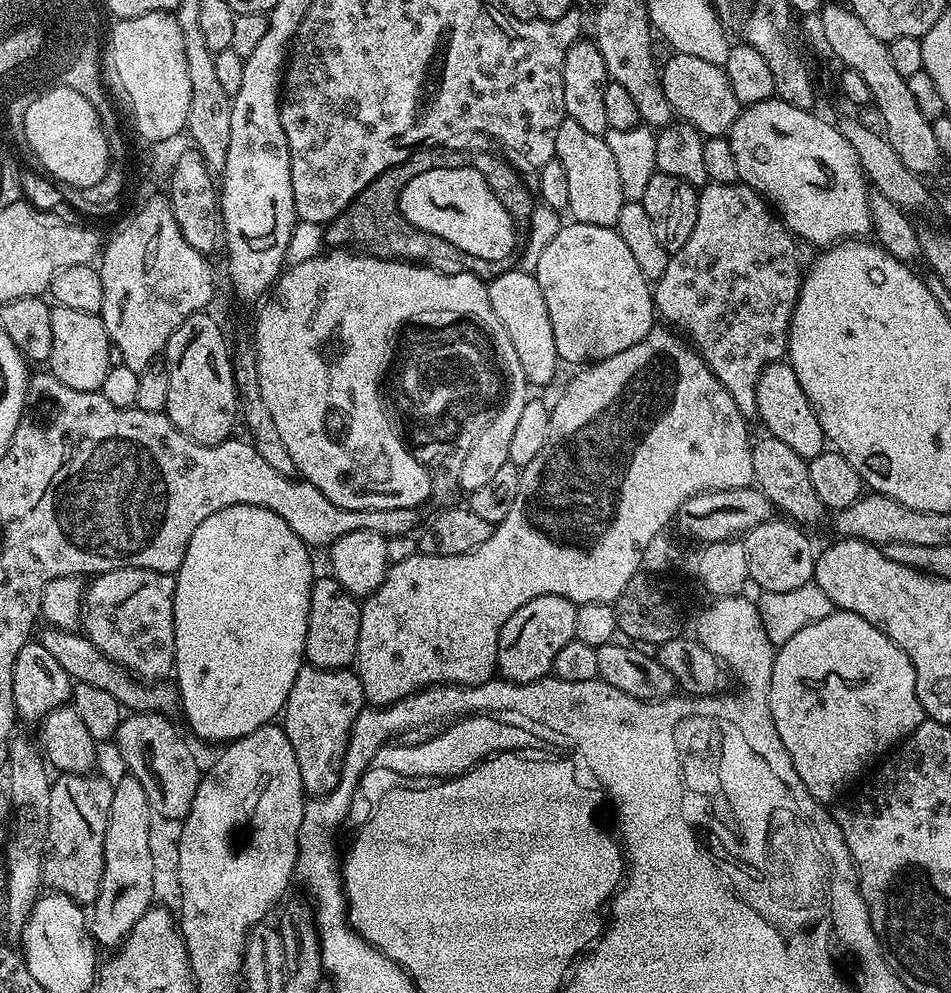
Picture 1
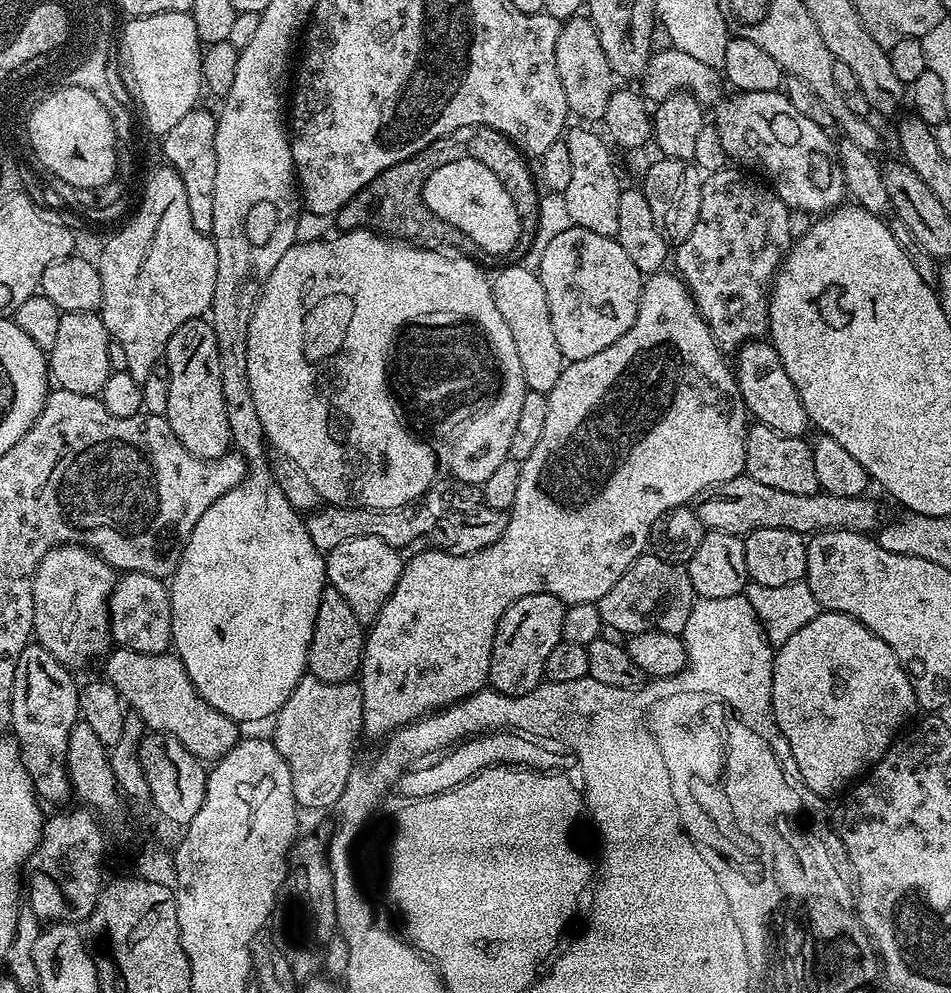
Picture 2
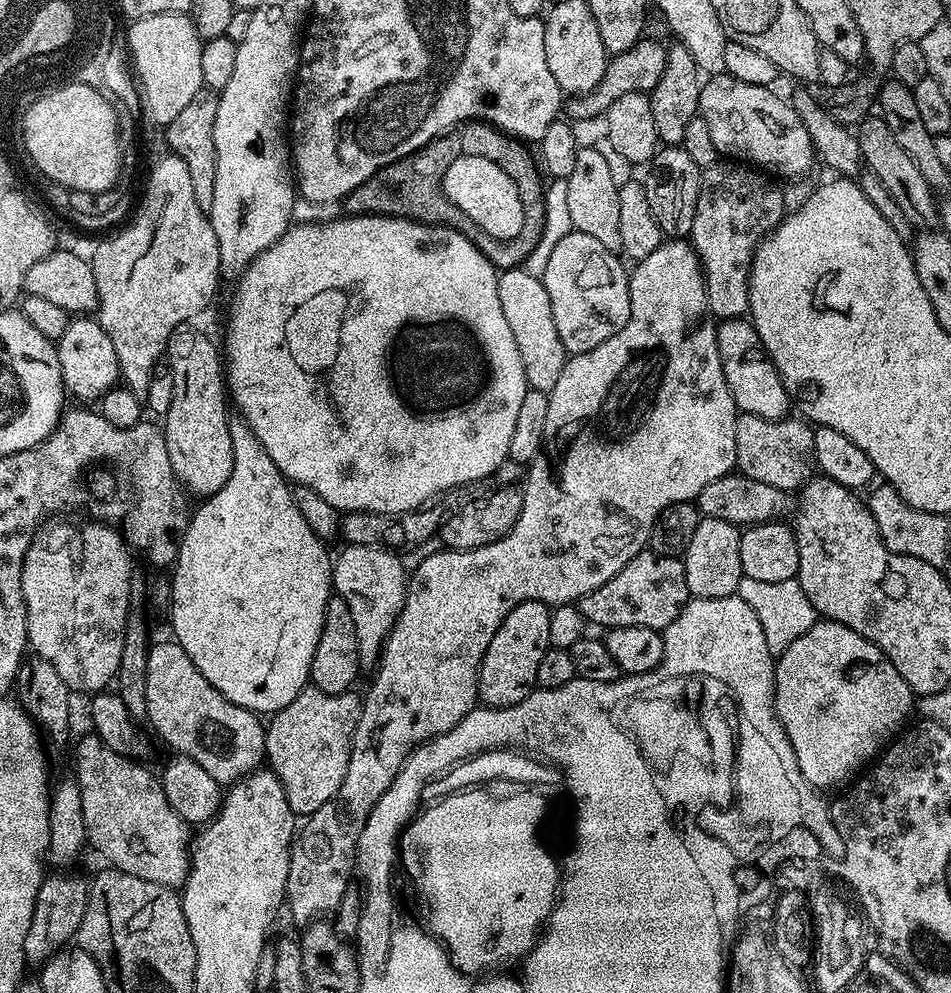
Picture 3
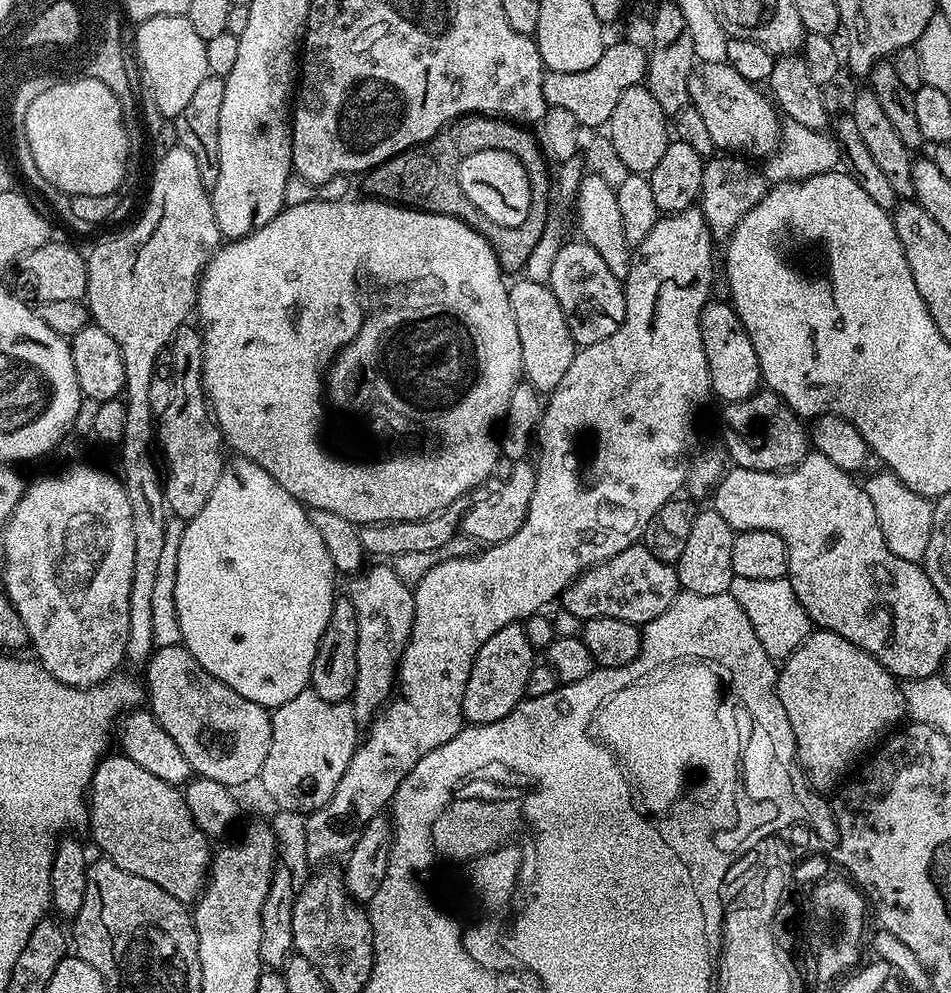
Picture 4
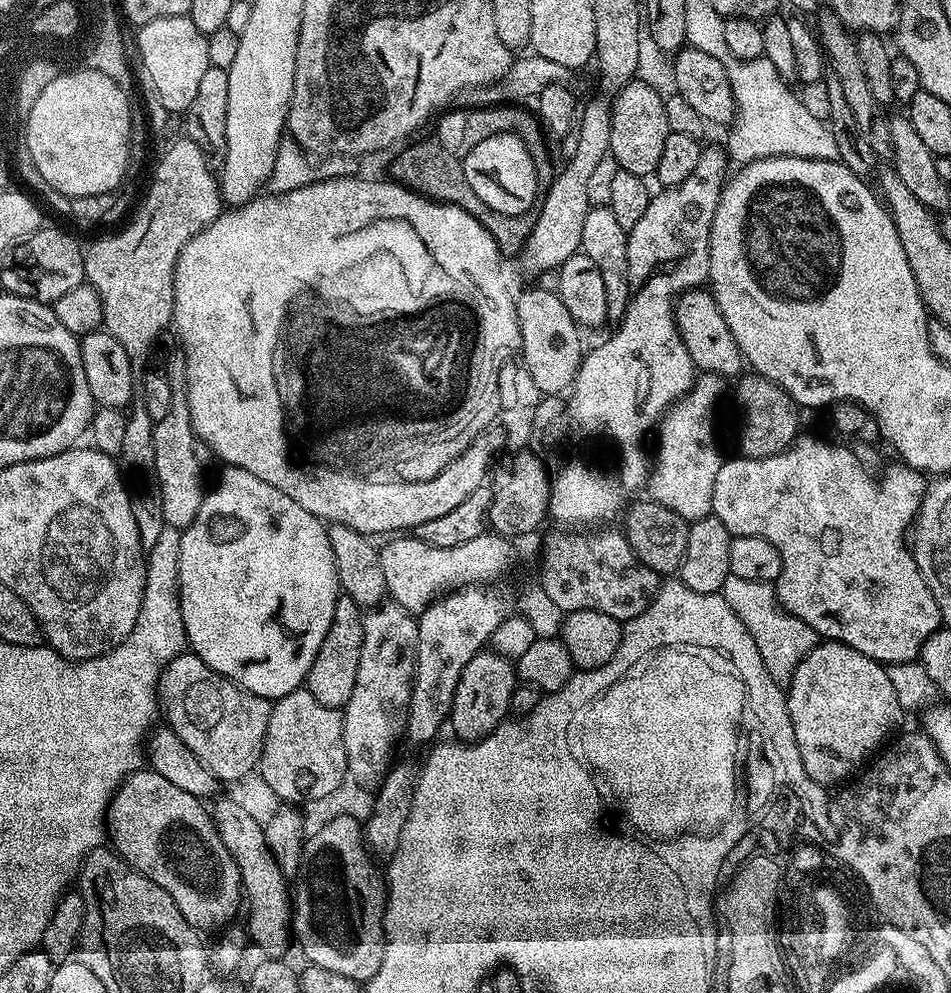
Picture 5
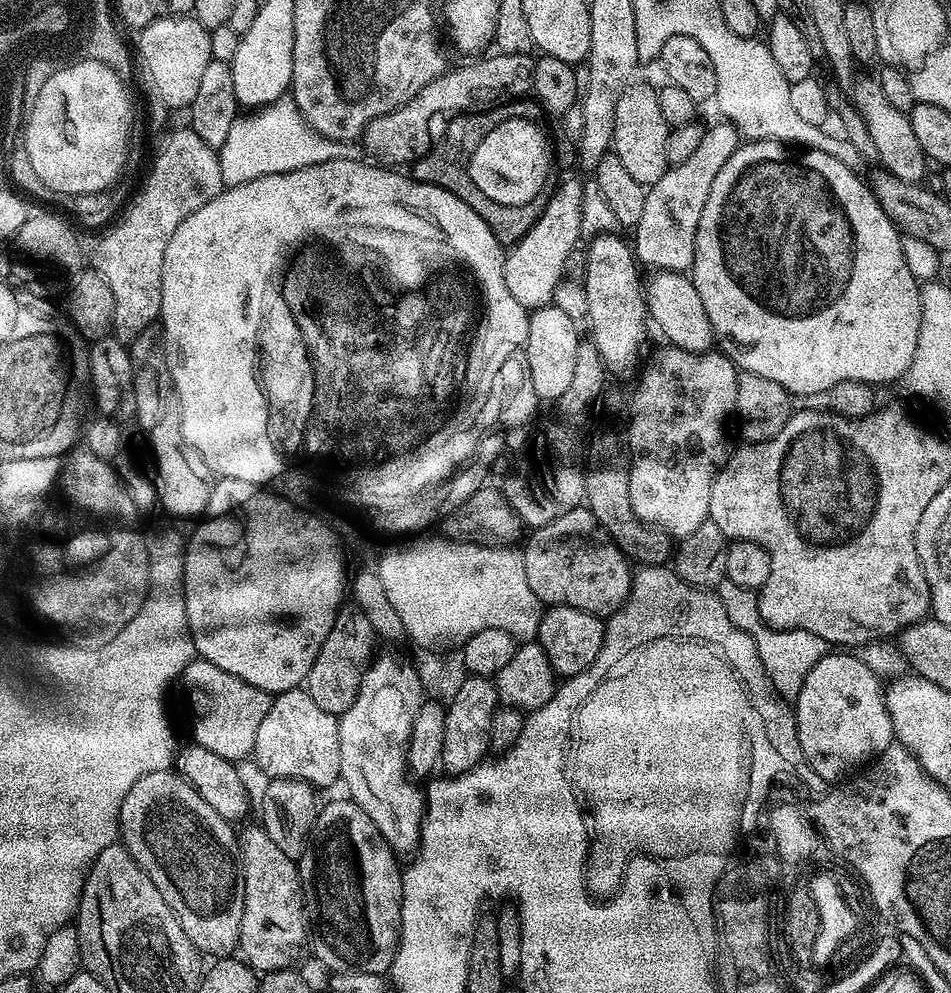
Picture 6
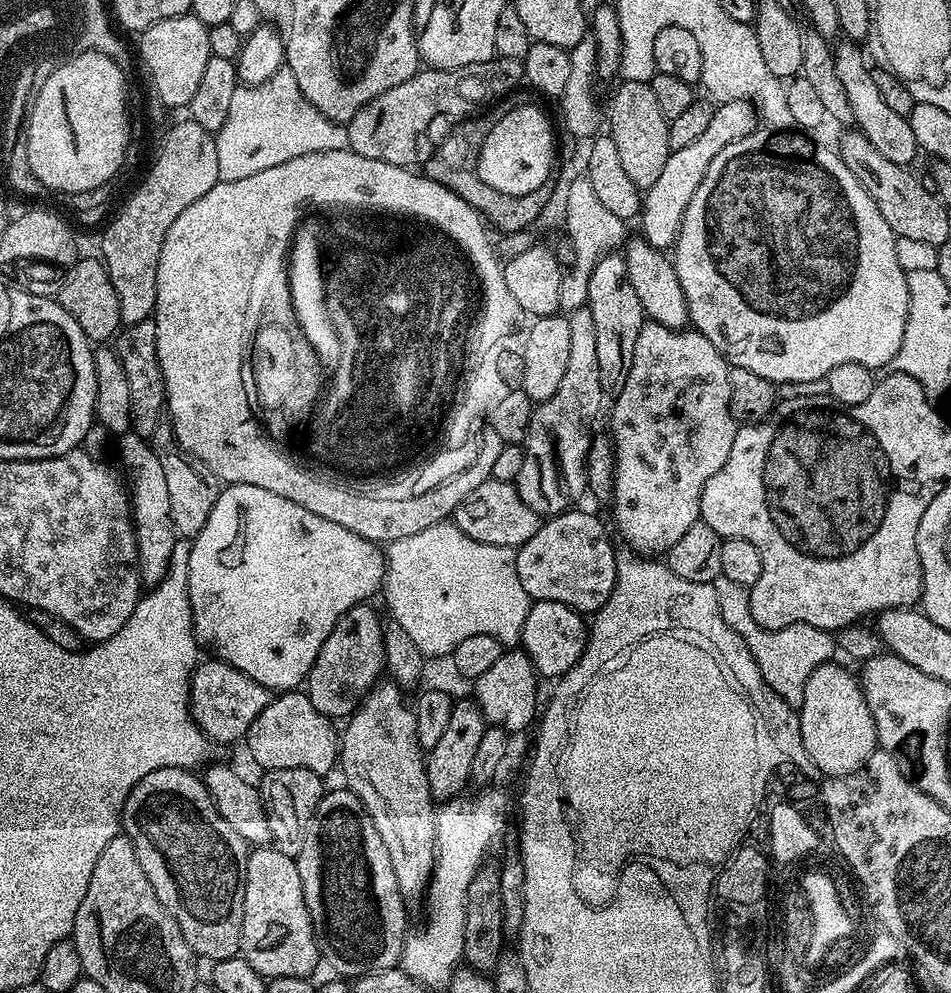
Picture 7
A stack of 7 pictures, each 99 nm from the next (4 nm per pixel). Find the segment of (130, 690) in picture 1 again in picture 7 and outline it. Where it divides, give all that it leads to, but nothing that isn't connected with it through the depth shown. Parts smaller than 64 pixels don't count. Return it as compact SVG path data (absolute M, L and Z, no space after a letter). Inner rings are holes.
M211 658L197 663L188 685L188 699L192 710L192 719L202 729L209 741L235 745L243 741L248 728L256 721L256 713L266 707L274 698L273 693L261 684L256 684L242 670L230 666L224 660Z

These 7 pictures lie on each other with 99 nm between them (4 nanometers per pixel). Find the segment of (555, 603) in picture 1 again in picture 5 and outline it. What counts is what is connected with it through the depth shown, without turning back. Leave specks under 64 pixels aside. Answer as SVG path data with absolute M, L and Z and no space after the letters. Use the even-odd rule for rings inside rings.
M482 650L470 662L466 662L466 670L462 670L462 678L458 678L458 690L454 690L450 728L457 741L471 742L488 736L503 724L512 706L512 695L518 687L516 666L506 656L500 656L491 650Z

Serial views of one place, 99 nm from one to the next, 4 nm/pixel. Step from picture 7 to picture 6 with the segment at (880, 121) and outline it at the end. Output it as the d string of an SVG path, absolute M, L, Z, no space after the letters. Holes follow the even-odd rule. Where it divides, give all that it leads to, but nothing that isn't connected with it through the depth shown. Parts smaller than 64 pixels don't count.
M876 78L857 79L850 96L866 122L866 130L870 130L870 138L874 138L874 146L878 149L878 162L883 171L902 182L920 184L928 168L930 169L930 161L922 150L922 145L918 143L918 138L914 135L914 126L910 126L908 113L897 110L895 106L890 106L879 79Z

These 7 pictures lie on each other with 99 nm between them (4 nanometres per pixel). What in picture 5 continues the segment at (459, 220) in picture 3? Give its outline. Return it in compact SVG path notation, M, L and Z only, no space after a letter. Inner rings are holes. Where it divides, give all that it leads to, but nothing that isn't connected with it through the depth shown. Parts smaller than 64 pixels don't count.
M524 106L471 107L453 107L445 111L435 121L436 129L425 140L404 146L409 146L409 148L401 147L399 149L401 152L397 154L396 161L392 164L390 176L403 188L408 188L411 192L419 192L421 196L427 196L429 200L438 200L441 204L457 204L459 208L469 212L492 235L501 257L519 257L534 230L534 222L538 222L539 207L534 206L522 214L513 216L498 214L490 210L490 206L486 206L486 202L482 202L482 198L478 198L478 194L470 190L470 182L464 180L464 159L466 154L470 154L470 150L474 150L474 146L478 146L478 142L482 142L482 138L490 138L499 132L529 134L528 132L541 131L542 125L537 113L532 110L527 112L524 109L527 107Z

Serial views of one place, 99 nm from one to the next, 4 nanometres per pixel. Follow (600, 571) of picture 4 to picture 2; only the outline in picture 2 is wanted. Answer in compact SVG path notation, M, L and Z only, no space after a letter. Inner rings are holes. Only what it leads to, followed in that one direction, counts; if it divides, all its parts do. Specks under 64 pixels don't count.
M645 554L631 564L626 574L622 574L622 578L618 578L618 582L606 590L606 594L602 594L596 605L605 629L613 628L630 637L643 632L683 633L686 618L690 618L690 610L697 599L690 574L683 563Z

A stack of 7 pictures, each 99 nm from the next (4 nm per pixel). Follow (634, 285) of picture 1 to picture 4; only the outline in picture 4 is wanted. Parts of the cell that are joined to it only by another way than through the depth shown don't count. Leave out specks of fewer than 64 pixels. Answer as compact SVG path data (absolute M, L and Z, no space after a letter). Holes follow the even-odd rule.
M583 239L561 244L547 285L554 298L558 298L558 306L562 306L562 314L566 314L566 326L570 326L570 334L578 346L610 338L626 318L623 283L610 274L610 266L606 266L602 254L598 254L594 246L585 244Z

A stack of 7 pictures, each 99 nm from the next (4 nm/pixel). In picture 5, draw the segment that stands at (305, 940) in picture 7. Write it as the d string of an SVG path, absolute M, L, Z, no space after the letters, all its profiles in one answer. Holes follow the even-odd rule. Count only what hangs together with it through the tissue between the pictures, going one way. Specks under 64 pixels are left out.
M222 796L213 801L210 811L212 814L212 824L218 830L222 842L226 842L226 850L234 858L234 862L240 871L240 887L242 889L243 899L246 901L246 910L248 906L248 932L252 935L252 940L258 947L264 951L263 955L268 958L280 958L285 955L284 951L290 944L290 933L292 932L292 905L293 897L290 895L290 884L279 869L278 862L274 854L267 845L264 837L264 824L254 820L252 815L245 811L241 805L237 805L228 796Z

